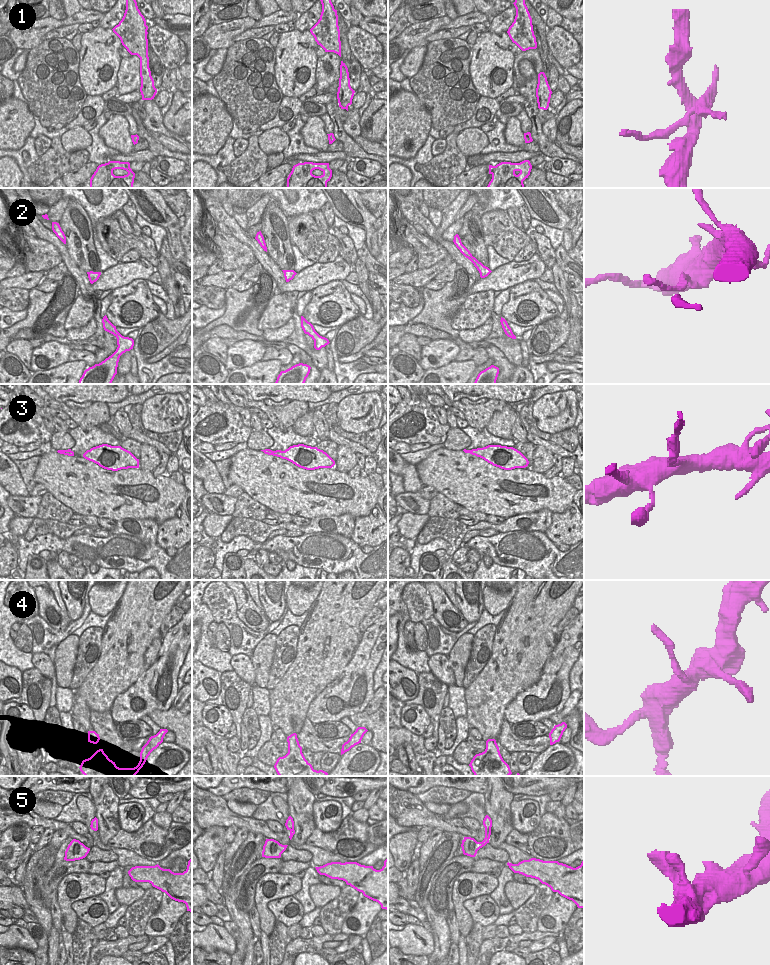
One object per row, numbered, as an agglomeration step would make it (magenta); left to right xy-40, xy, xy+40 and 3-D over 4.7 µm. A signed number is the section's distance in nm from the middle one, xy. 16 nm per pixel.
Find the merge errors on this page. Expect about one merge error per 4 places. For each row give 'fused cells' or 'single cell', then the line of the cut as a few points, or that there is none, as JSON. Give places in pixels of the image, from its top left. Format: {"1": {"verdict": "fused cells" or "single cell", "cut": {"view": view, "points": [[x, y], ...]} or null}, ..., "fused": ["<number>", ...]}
{"1": {"verdict": "single cell", "cut": null}, "2": {"verdict": "fused cells", "cut": {"view": "xy", "points": [[315, 331], [310, 336]]}}, "3": {"verdict": "fused cells", "cut": {"view": "xy", "points": [[272, 451], [273, 454]]}}, "4": {"verdict": "single cell", "cut": null}, "5": {"verdict": "single cell", "cut": null}, "fused": ["2", "3"]}

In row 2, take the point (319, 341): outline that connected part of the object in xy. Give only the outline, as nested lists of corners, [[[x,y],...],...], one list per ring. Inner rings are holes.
[[[317,332],[311,334],[310,337],[314,340],[314,348],[316,350],[320,350],[330,343],[327,338],[320,336]]]

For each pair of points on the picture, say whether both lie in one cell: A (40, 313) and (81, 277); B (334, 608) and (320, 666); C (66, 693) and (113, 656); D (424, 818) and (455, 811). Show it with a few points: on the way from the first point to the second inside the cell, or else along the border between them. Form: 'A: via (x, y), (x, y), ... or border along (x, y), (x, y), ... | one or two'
A: border along (68, 270), (77, 282), (80, 293) | two
B: via (332, 622), (331, 630), (322, 643), (321, 652) | one
C: border along (74, 691), (73, 707), (70, 714) | two
D: border along (441, 816), (456, 818) | two

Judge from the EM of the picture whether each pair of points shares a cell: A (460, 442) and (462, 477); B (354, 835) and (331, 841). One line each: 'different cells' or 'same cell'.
A: different cells
B: same cell

